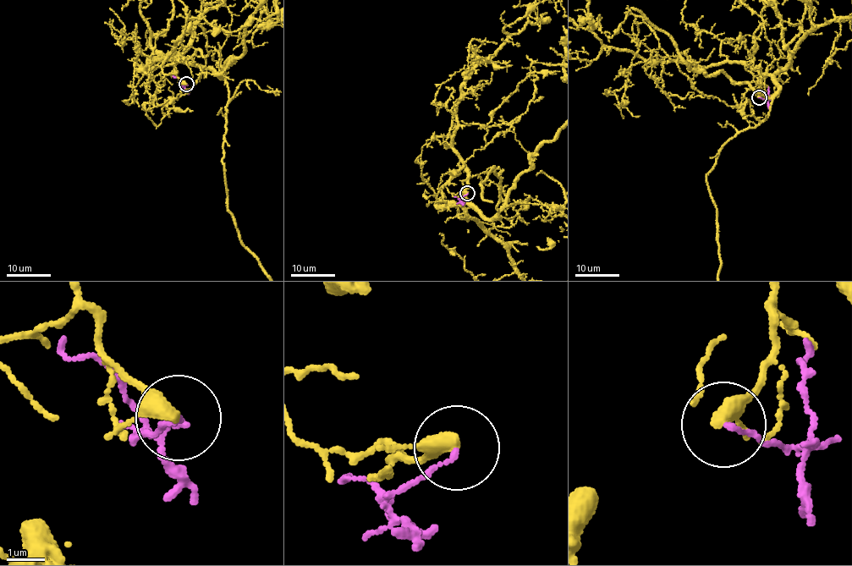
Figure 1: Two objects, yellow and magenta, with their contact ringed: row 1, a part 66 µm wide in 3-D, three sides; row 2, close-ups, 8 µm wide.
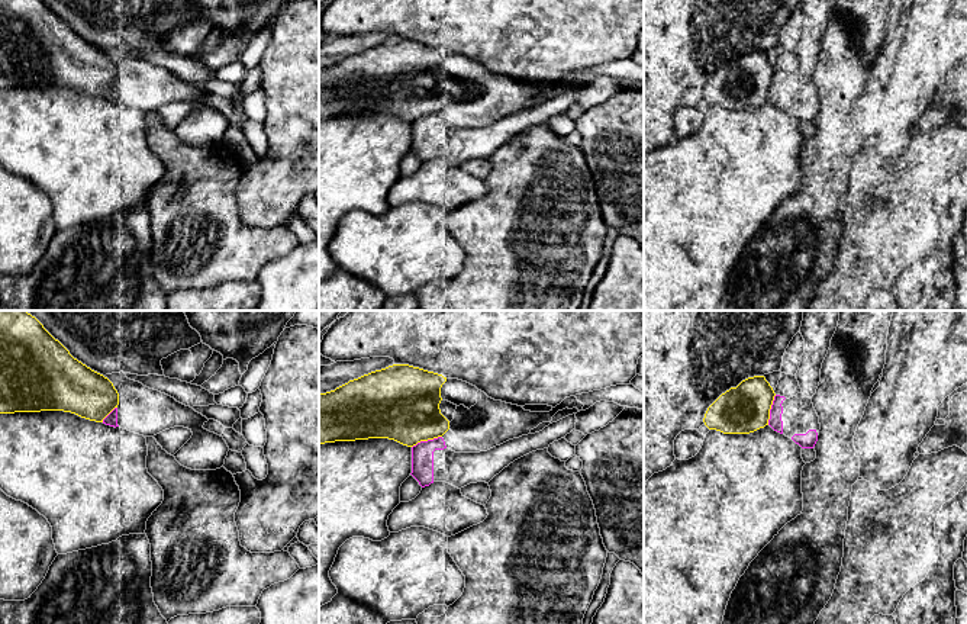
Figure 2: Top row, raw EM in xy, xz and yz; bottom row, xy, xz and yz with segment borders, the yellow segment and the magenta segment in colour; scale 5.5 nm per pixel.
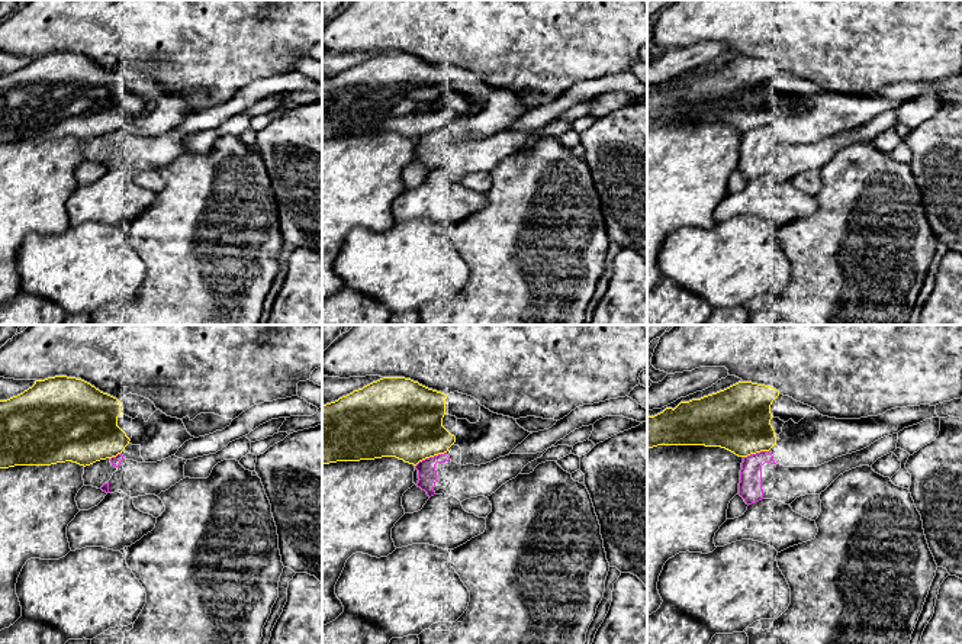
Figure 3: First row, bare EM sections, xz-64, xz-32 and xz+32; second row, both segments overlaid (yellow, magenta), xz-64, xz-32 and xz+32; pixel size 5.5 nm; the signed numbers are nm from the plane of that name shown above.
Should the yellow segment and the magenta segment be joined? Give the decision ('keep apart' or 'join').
keep apart

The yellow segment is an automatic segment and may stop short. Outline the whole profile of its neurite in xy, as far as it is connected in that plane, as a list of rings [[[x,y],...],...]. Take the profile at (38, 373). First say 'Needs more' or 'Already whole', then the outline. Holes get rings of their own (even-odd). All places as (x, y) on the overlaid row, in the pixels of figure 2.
Already whole. [[[0,311],[0,414],[64,411],[103,422],[119,405],[119,393],[55,340],[26,311]]]

